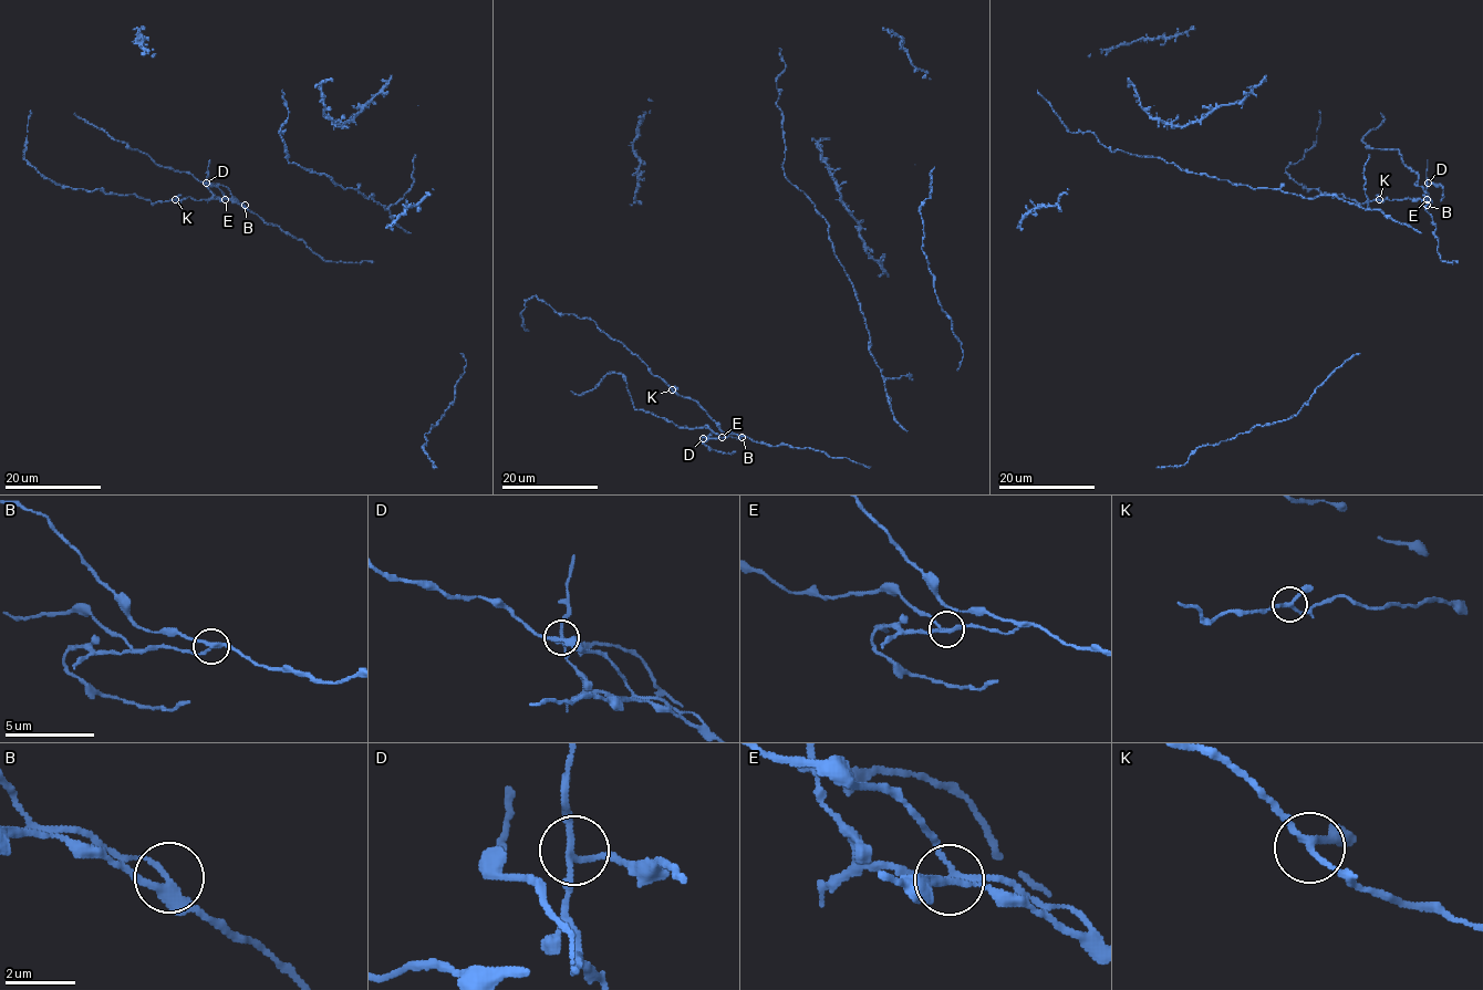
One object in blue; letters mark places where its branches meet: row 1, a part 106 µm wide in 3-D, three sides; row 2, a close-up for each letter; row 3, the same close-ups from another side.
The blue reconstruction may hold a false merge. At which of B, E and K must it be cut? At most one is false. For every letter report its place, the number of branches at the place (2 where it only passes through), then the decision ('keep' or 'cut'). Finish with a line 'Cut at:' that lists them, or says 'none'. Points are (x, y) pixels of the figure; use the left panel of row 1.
B: at (245, 205); 3 branches meet; keep
E: at (225, 199); 3 branches meet; cut
K: at (175, 199); 3 branches meet; keep
Cut at: E

